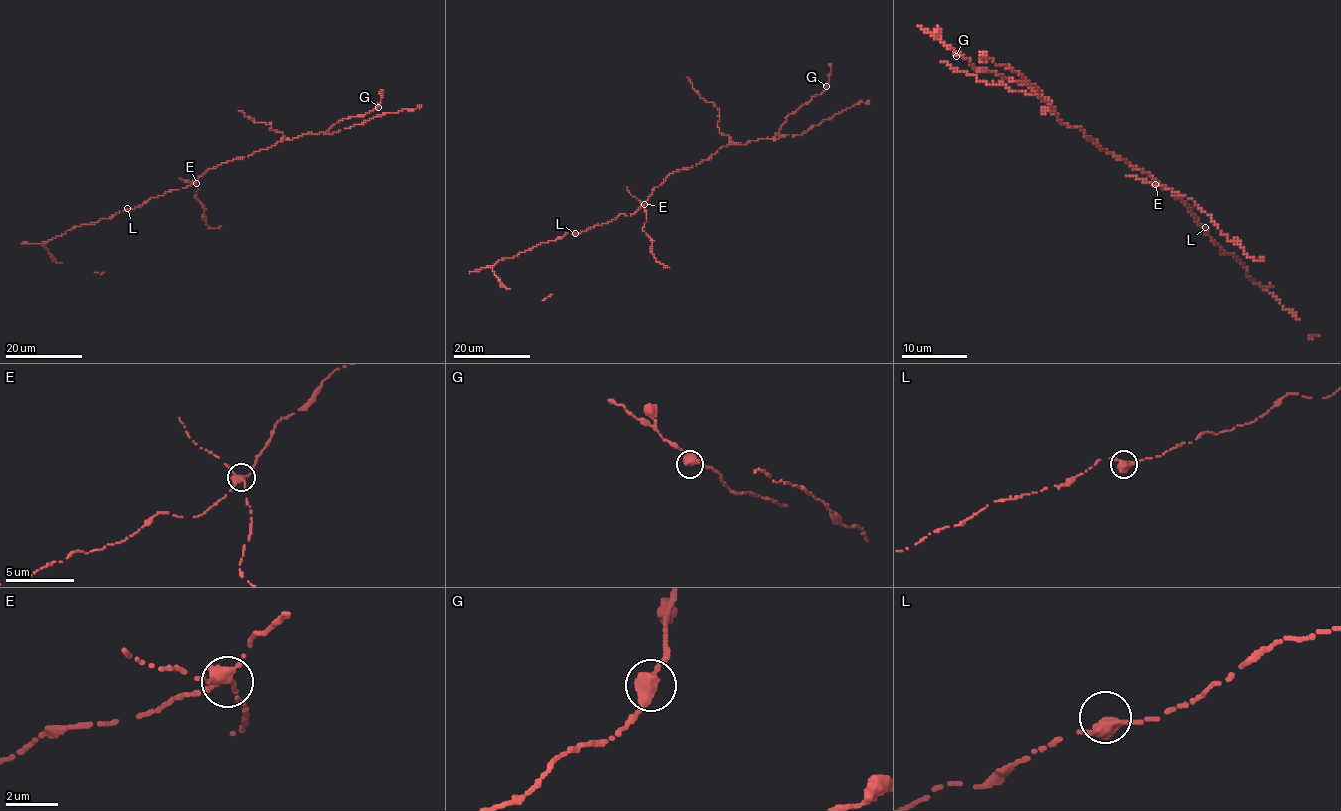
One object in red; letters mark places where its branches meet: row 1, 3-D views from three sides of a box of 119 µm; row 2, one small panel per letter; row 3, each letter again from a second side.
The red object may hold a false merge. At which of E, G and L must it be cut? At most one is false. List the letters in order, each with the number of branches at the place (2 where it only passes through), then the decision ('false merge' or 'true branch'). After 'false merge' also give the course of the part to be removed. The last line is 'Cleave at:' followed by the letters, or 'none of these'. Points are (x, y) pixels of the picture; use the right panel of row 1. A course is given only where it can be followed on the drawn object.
E: branches 2; false merge; course (1155, 185), (1192, 199), (1246, 255), (1253, 260), (1264, 258)
G: branches 2; true branch
L: branches 2; true branch
Cleave at: E

